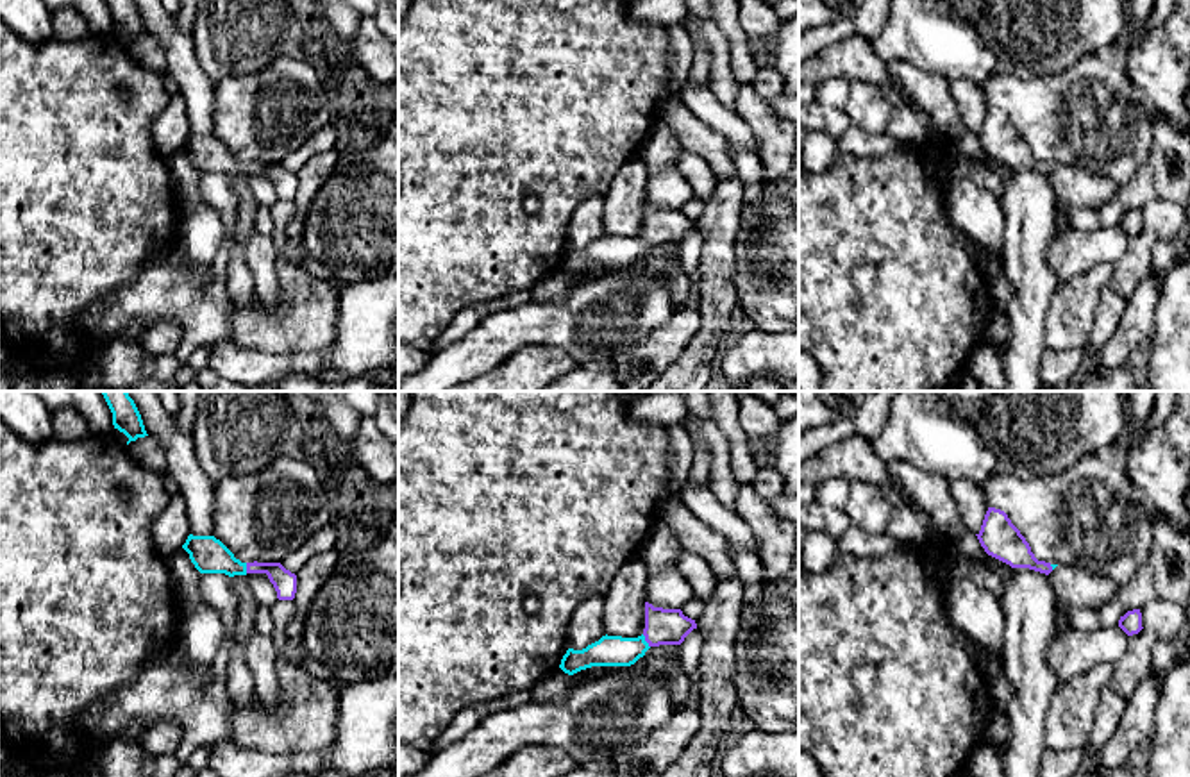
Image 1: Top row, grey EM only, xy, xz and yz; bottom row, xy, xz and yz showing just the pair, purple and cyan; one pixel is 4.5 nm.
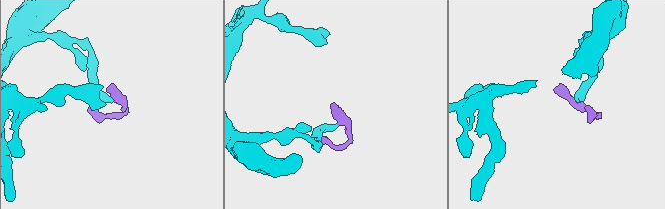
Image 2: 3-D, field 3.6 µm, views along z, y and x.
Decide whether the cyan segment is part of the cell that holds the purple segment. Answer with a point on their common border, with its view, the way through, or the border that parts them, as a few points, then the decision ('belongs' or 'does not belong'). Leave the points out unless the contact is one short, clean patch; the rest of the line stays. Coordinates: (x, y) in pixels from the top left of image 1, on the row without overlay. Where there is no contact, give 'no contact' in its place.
meets purple in xz at (645, 240); runs through xz (662, 225), (645, 240), (628, 250), (610, 250); belongs

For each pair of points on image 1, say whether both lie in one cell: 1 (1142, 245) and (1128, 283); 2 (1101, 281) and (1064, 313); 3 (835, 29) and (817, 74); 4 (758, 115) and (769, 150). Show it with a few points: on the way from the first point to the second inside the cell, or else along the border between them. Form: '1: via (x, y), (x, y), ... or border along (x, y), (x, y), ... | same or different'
1: via (1139, 254), (1137, 263), (1128, 274) | same
2: via (1092, 284), (1072, 304) | same
3: border along (853, 33), (831, 43), (817, 56) | different
4: via (765, 124), (769, 142) | same

